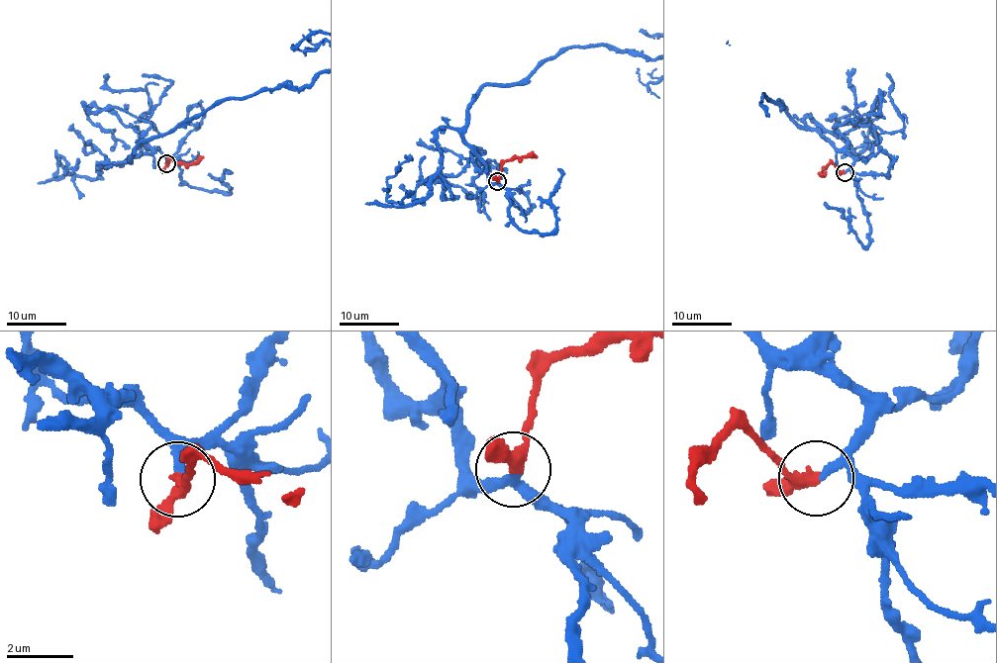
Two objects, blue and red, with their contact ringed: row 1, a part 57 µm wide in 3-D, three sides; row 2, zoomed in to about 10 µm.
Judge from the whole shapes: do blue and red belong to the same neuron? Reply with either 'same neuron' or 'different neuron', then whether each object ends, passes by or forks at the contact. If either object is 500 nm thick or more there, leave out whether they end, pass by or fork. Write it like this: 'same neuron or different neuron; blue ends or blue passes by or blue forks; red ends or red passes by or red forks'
same neuron; blue passes by; red passes by

